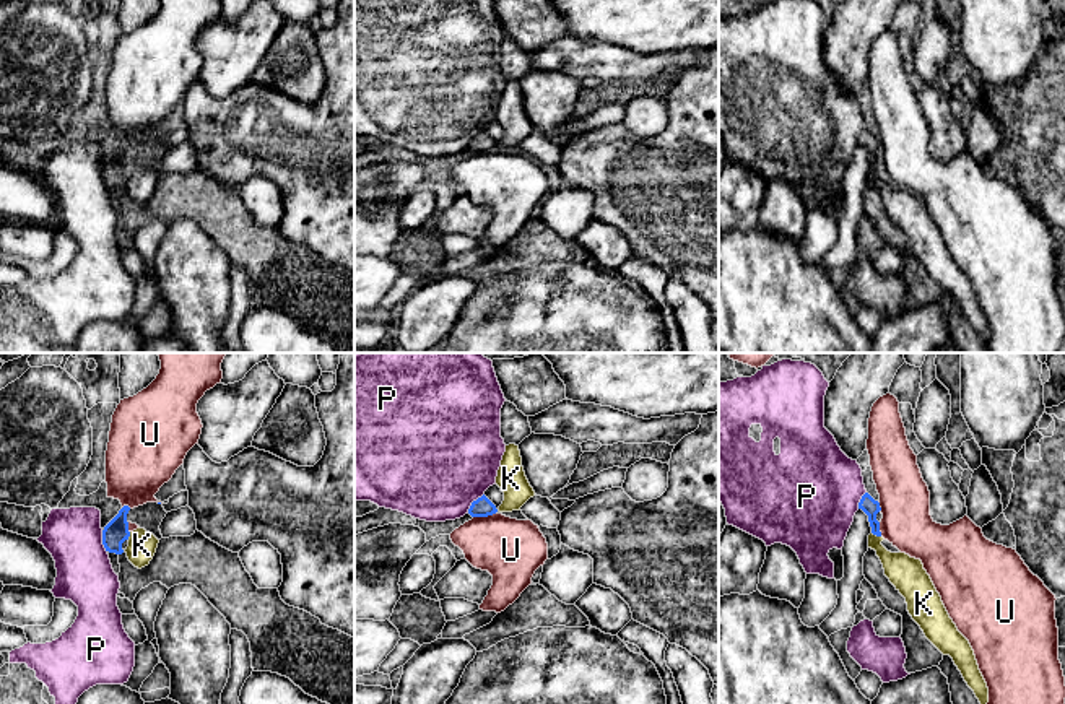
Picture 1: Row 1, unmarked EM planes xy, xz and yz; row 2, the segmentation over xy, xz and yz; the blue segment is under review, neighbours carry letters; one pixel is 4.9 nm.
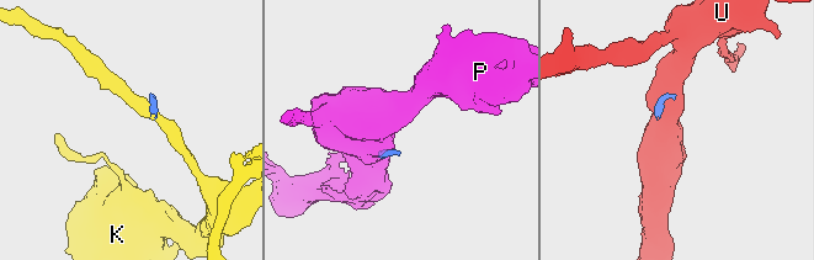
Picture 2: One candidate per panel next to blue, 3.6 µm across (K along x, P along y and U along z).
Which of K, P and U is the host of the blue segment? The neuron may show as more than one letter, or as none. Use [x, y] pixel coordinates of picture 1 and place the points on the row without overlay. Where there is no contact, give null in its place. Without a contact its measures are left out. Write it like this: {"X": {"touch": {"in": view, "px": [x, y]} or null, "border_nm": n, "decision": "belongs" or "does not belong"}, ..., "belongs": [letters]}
{"K": {"touch": {"in": "yz", "px": [877, 171]}, "border_nm": 50, "decision": "does not belong"}, "P": {"touch": {"in": "xz", "px": [472, 139]}, "border_nm": 130, "decision": "does not belong"}, "U": {"touch": {"in": "xz", "px": [485, 152]}, "border_nm": 120, "decision": "does not belong"}, "belongs": []}

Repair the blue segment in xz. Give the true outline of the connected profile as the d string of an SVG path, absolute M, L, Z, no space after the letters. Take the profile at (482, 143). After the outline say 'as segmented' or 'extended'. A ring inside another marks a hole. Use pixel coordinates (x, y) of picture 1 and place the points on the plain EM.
M485 130L478 133L476 137L473 137L468 145L468 150L472 153L488 153L496 148L498 148L496 141Z; as segmented

